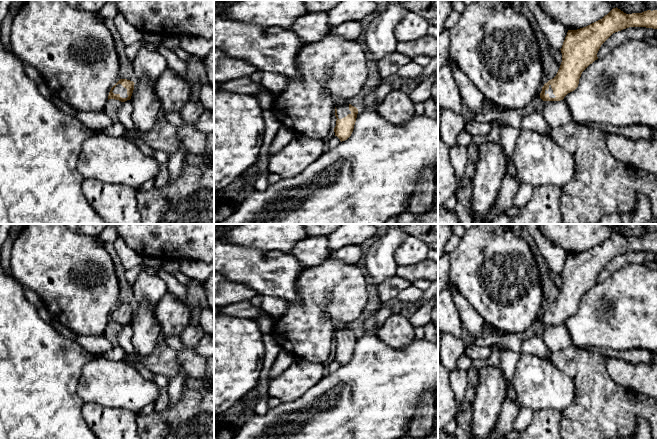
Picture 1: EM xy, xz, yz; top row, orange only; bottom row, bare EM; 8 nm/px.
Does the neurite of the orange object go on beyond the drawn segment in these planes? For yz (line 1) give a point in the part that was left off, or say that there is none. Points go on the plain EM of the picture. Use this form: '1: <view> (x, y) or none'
1: yz (550, 315)

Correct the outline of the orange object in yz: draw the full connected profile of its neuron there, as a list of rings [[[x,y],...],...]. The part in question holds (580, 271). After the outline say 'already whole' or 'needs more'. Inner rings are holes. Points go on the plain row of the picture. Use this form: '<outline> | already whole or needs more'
[[[613,232],[602,243],[577,254],[568,254],[563,266],[562,286],[556,300],[535,321],[543,325],[560,325],[574,315],[582,296],[595,284],[601,269],[615,256],[629,251],[657,253],[657,234],[626,238]]] | needs more

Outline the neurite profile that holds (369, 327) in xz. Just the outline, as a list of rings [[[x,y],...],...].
[[[376,311],[370,314],[367,321],[362,325],[360,333],[377,334],[377,329],[375,326],[375,314]]]

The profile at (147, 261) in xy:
[[[143,257],[143,264],[146,267],[159,268],[161,266],[161,261],[156,258]]]

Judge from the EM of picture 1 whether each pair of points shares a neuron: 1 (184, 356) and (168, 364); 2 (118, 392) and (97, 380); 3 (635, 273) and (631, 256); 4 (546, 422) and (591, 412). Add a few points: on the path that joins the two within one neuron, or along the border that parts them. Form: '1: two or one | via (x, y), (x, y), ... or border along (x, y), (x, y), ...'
1: two | border along (176, 352), (176, 360), (183, 368)
2: one | via (113, 387), (109, 383), (102, 381)
3: two | border along (643, 263), (627, 263), (612, 274)
4: two | border along (562, 412), (560, 428)

